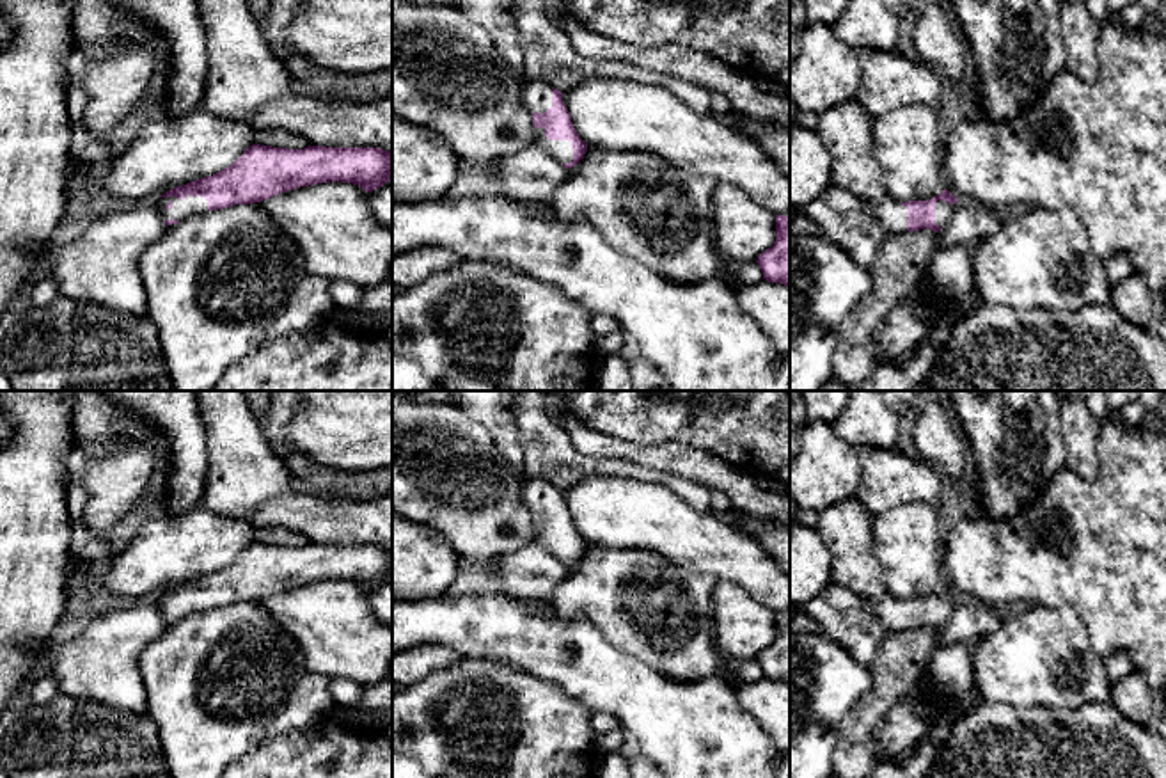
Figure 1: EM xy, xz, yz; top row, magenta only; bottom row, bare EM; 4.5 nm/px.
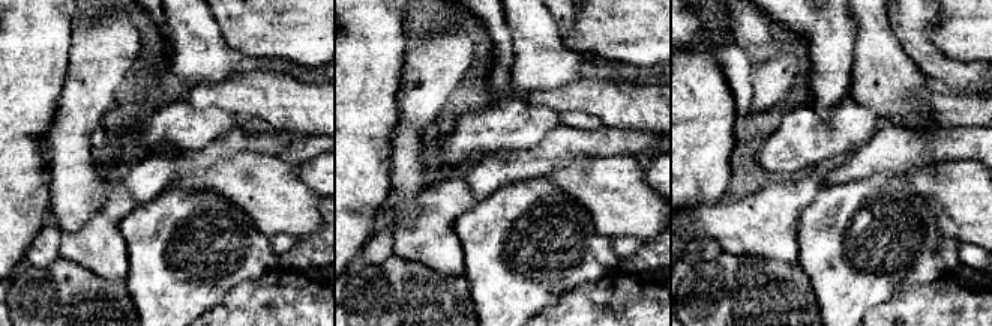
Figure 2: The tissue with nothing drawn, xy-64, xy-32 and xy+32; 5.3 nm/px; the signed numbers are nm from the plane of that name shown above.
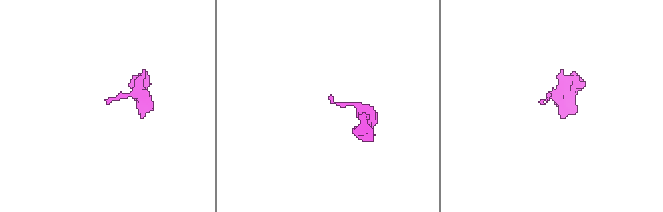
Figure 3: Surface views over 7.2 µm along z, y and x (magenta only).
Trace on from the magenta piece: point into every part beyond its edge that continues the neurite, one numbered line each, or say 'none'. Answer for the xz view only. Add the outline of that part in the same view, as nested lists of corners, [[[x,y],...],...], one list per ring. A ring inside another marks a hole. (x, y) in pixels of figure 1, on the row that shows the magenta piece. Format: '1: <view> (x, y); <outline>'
1: xz (561, 150); [[[545,128],[536,130],[534,144],[547,149],[559,163],[573,162],[573,149],[570,140],[548,140],[545,137]]]

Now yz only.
1: yz (943, 210); [[[937,201],[937,204],[935,204],[935,224],[939,227],[944,227],[946,222],[951,218],[955,208],[957,208],[957,204],[949,204],[946,201]]]

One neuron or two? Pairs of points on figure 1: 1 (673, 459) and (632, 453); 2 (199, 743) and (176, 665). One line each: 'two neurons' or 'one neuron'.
1: one neuron
2: one neuron

